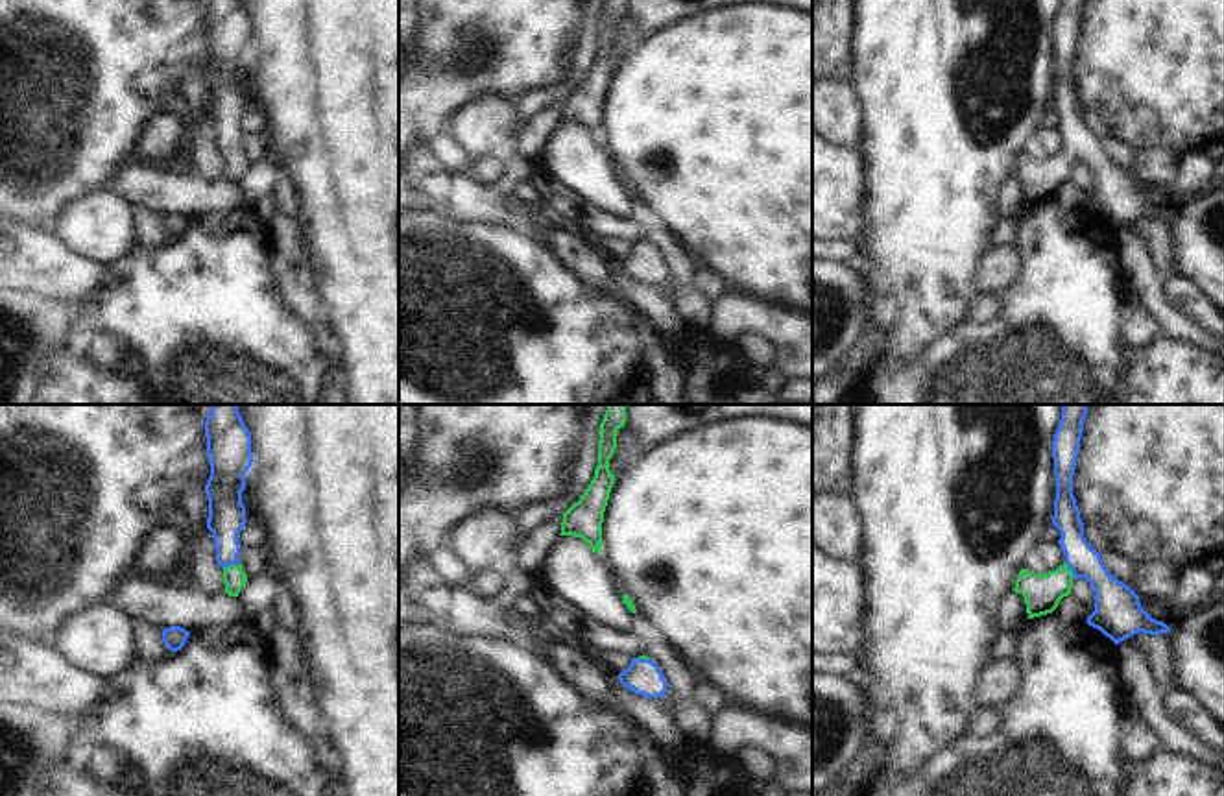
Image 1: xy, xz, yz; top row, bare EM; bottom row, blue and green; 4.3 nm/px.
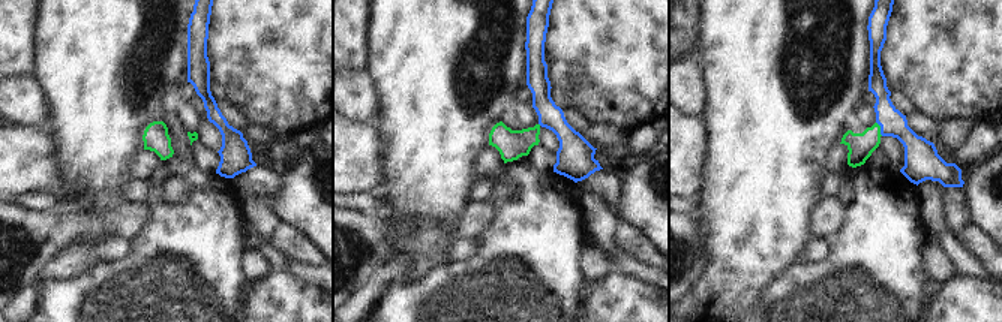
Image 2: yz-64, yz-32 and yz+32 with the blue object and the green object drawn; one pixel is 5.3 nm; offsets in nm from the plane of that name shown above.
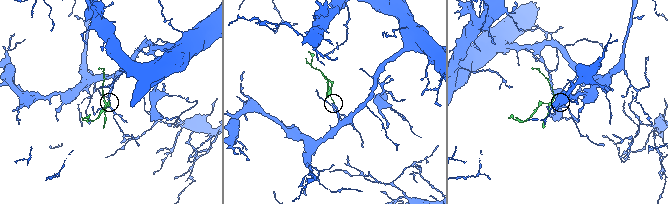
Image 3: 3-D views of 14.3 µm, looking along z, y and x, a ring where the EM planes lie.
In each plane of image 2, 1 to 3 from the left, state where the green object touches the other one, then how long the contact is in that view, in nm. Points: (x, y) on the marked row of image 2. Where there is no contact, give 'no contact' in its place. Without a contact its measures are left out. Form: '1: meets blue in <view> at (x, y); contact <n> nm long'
1: no contact
2: no contact
3: meets blue in yz+32 at (881, 129); contact 90 nm long

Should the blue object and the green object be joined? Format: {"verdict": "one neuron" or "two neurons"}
{"verdict": "one neuron"}

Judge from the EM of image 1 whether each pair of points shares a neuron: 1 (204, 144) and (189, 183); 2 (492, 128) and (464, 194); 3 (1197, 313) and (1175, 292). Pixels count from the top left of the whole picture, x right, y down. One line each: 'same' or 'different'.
1: different
2: different
3: same

